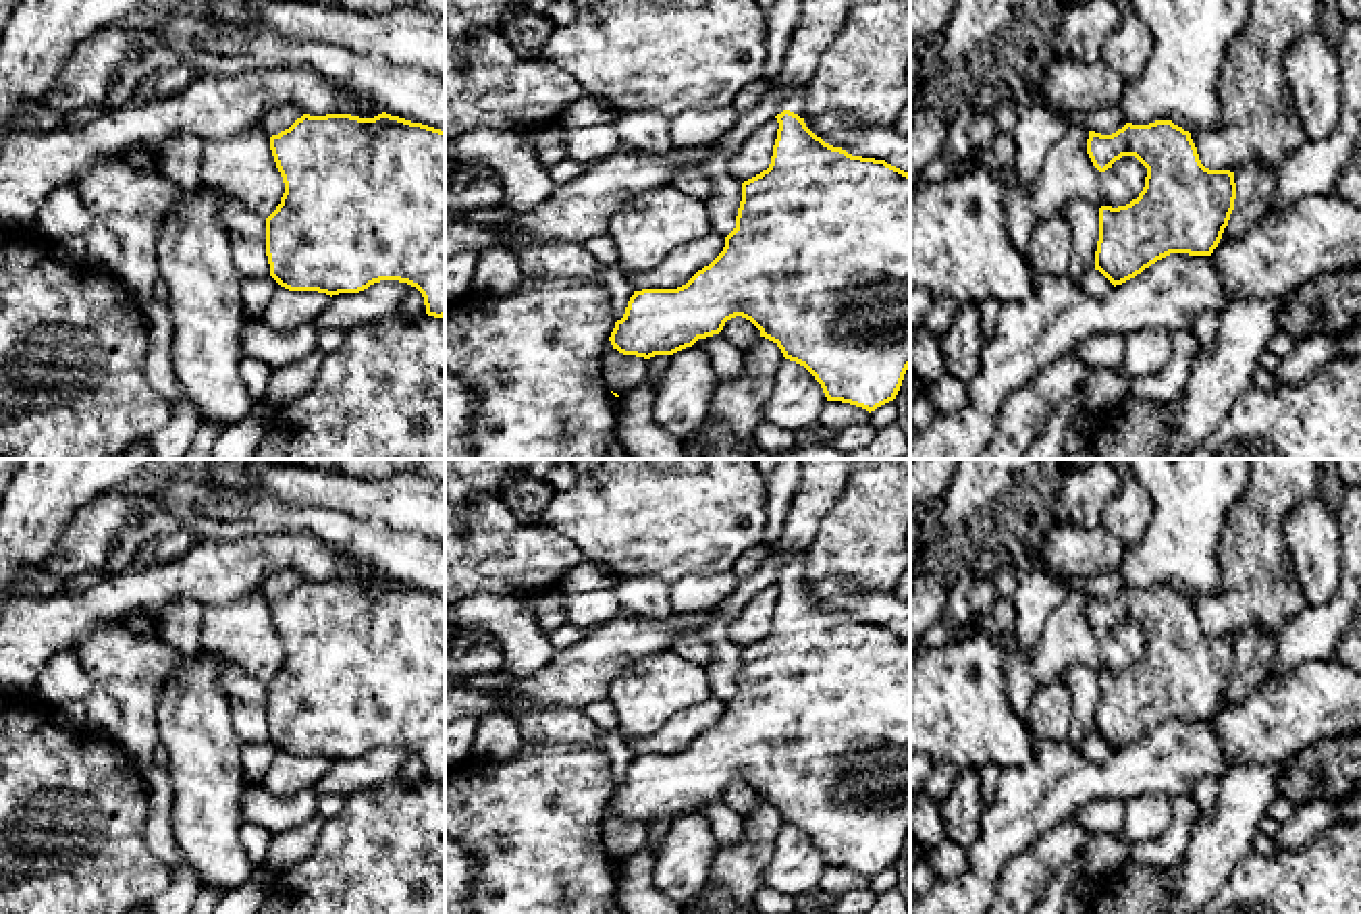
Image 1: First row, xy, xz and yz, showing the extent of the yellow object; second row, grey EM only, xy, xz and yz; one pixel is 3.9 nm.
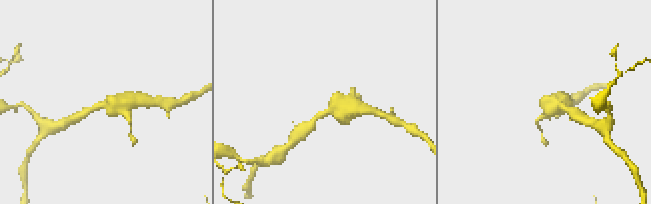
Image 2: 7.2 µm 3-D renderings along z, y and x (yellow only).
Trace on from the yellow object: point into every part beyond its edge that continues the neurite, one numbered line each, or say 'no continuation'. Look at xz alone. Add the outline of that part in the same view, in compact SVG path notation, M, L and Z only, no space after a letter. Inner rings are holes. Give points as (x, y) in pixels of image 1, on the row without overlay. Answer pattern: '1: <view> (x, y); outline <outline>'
1: xz (794, 566); outline M796 553L783 563L777 580L781 580L783 575L790 575L798 580L800 584L804 584L804 553Z

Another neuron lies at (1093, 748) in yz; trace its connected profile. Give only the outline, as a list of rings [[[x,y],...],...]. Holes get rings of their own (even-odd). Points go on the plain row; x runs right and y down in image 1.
[[[1095,733],[1083,740],[1083,744],[1078,746],[1078,752],[1087,760],[1099,762],[1099,764],[1114,754],[1114,750]]]

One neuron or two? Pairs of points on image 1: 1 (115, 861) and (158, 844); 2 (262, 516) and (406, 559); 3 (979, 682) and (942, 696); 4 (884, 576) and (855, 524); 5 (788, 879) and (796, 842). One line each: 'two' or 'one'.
1: two
2: one
3: one
4: one
5: one

